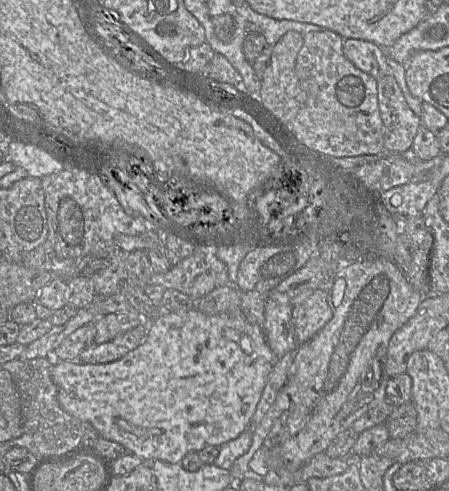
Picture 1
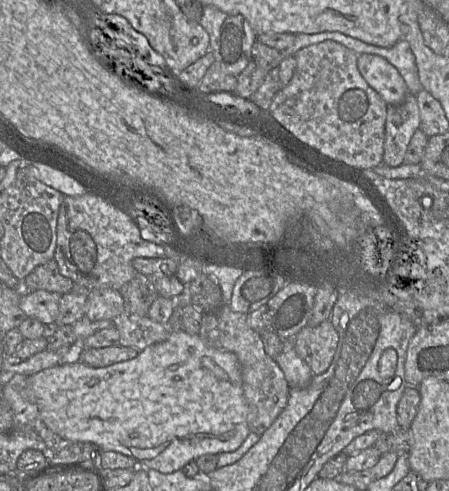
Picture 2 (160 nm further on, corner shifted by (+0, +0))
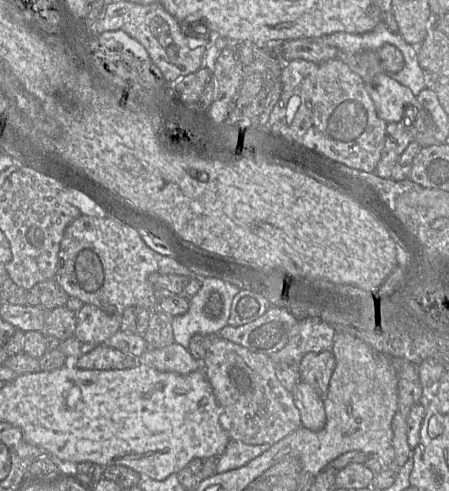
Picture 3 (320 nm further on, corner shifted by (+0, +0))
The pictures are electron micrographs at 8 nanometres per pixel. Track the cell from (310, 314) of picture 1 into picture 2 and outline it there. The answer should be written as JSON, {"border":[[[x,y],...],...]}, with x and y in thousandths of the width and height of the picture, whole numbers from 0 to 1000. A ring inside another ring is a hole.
{"border":[[[731,650],[702,666],[675,666],[655,686],[655,705],[695,762],[713,764],[737,743],[753,695],[755,682]]]}

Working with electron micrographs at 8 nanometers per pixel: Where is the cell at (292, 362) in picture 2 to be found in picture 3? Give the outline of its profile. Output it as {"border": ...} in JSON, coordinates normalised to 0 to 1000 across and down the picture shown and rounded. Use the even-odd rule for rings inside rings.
{"border":[[[668,776],[650,796],[655,821],[670,845],[673,868],[693,878],[713,878],[726,864],[719,813],[702,792]]]}

